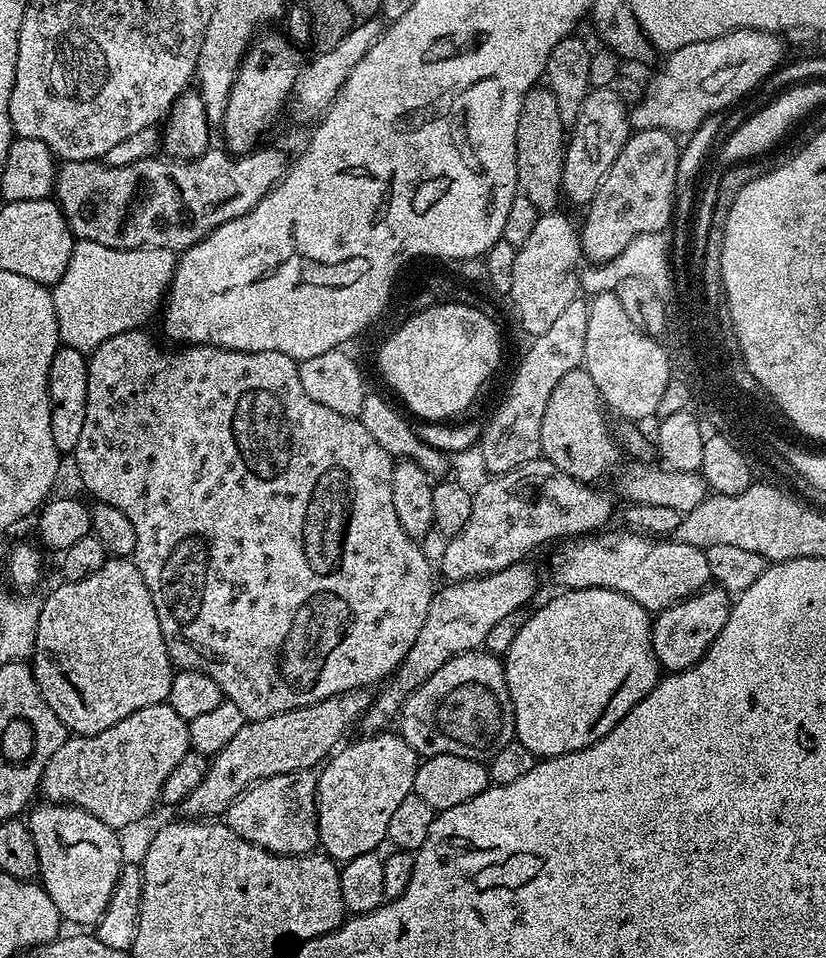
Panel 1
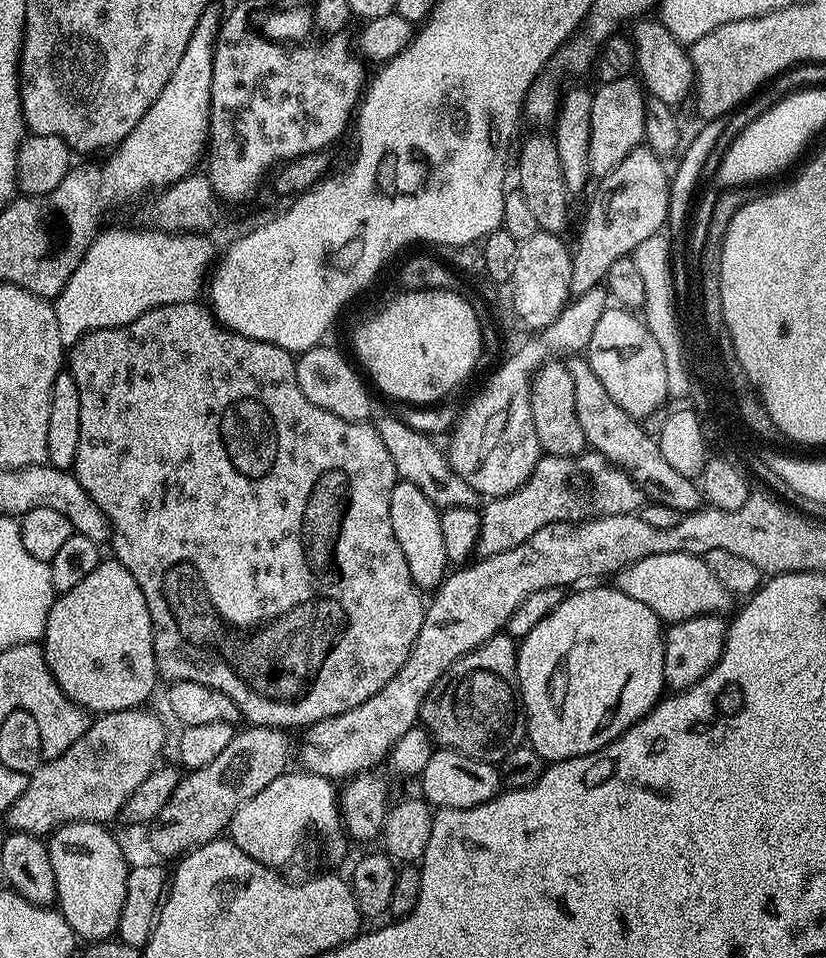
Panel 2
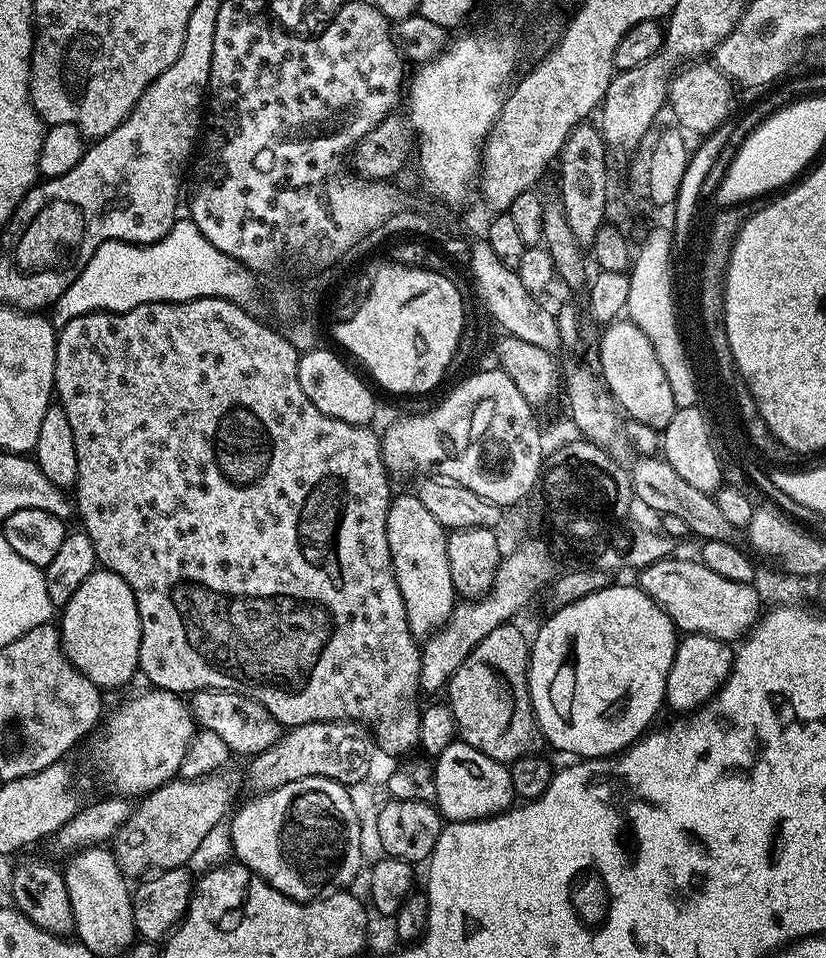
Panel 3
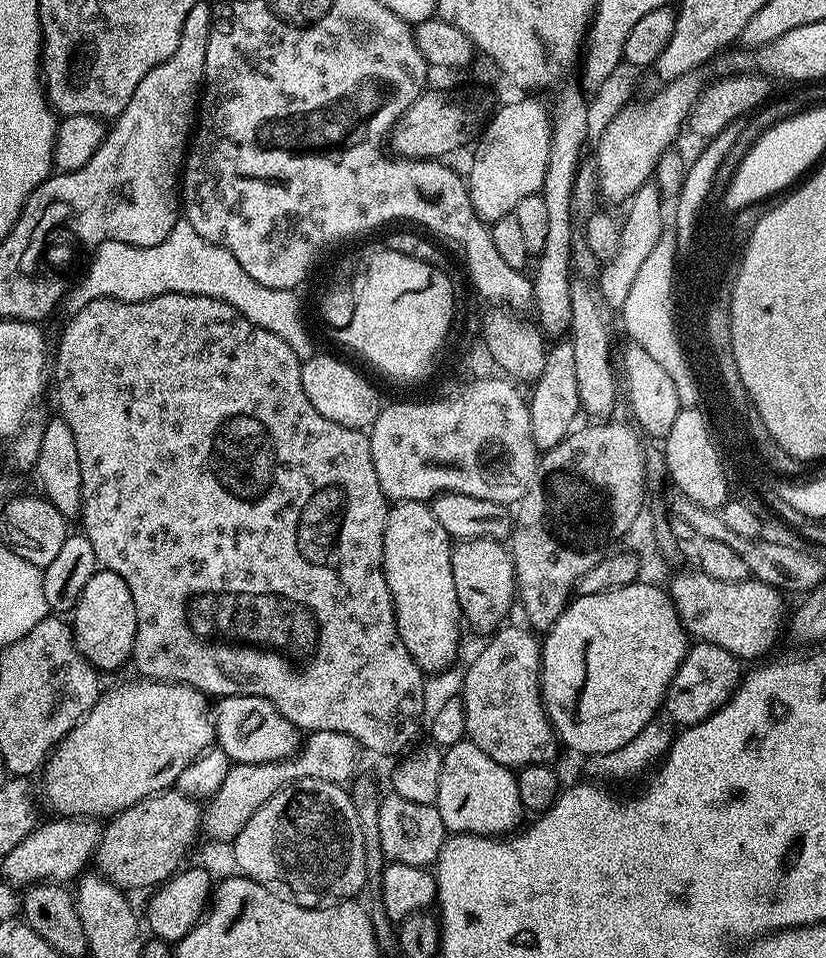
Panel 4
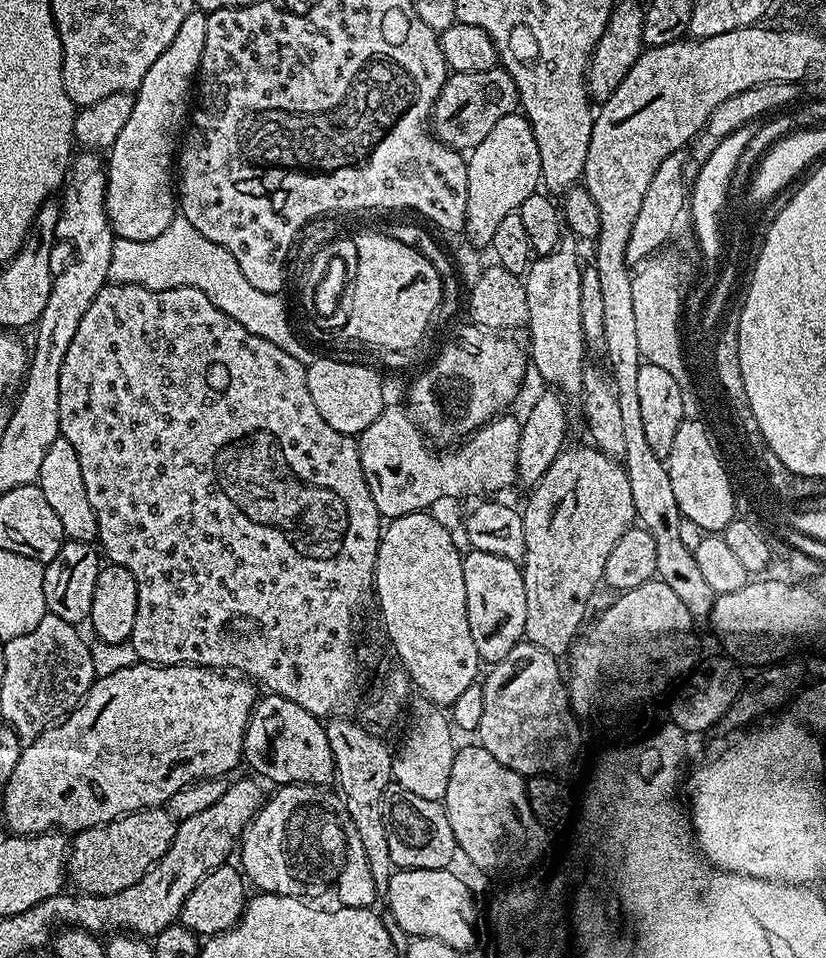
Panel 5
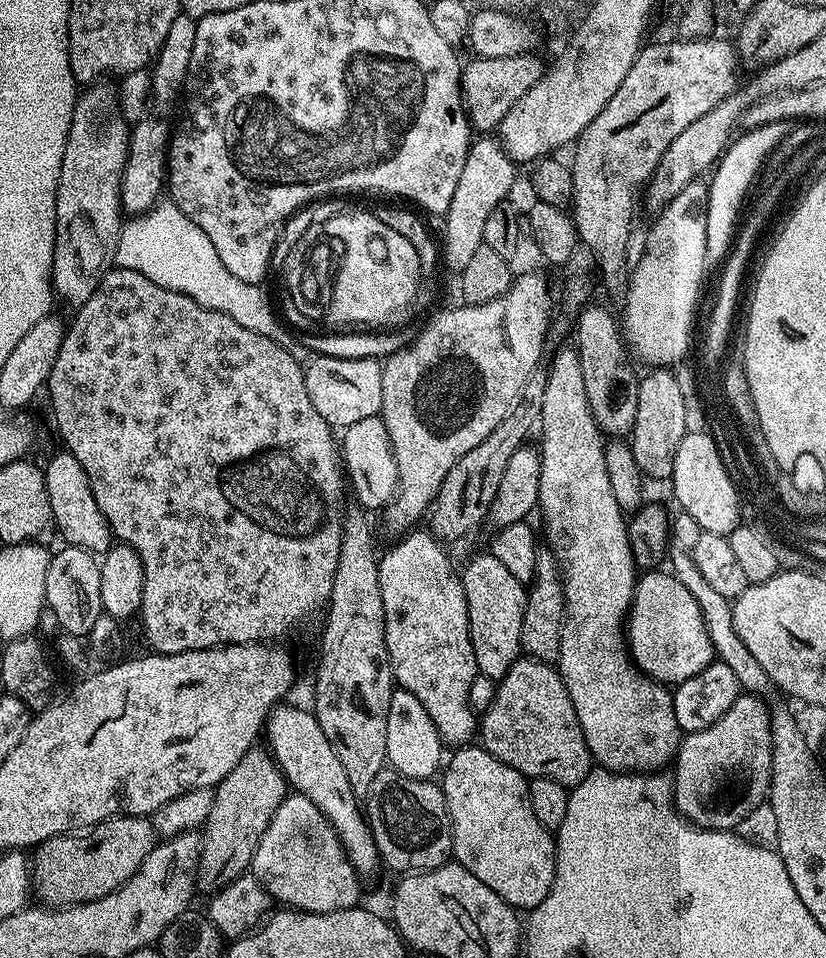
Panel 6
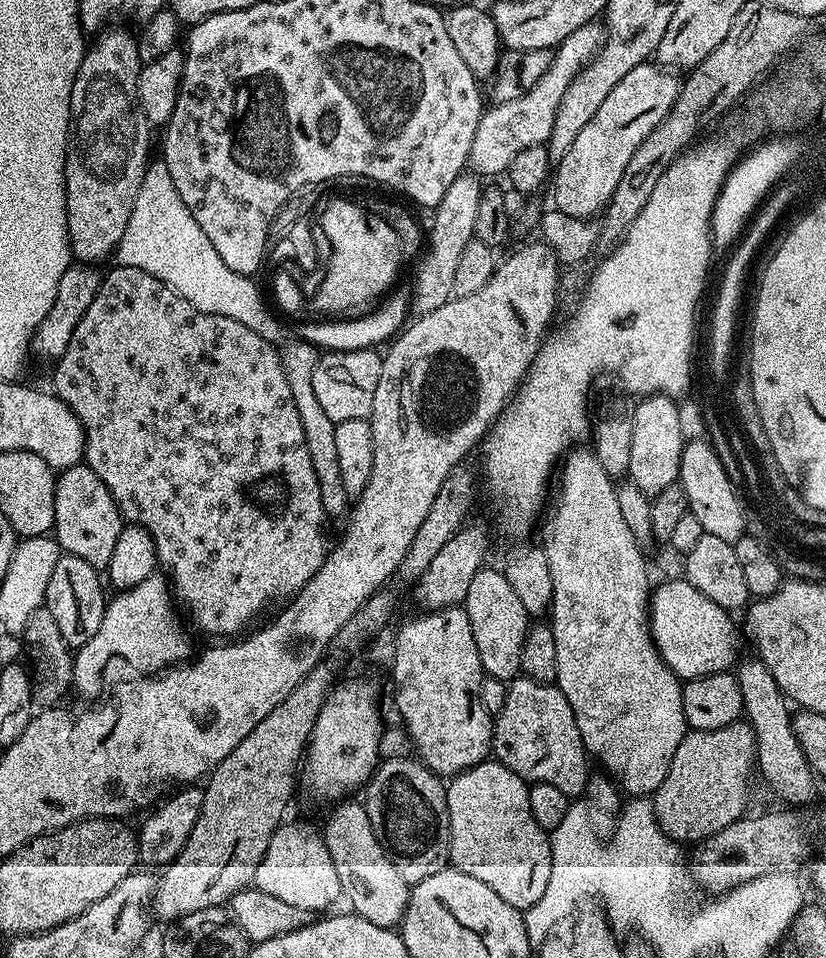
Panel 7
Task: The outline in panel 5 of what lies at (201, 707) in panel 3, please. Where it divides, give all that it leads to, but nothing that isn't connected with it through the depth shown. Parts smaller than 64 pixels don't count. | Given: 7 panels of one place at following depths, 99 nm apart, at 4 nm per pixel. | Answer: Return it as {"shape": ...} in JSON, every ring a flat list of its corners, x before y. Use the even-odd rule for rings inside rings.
{"shape":[[264,694,252,705,248,725,244,727,243,763,253,768,257,777,273,780,273,785,333,783,334,769,327,730,321,717,302,710,298,702,275,694]]}

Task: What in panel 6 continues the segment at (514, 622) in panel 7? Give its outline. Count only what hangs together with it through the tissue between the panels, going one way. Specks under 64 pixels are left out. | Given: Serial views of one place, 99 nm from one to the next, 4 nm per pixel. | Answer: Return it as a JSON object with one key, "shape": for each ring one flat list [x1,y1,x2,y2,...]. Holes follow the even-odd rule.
{"shape":[[490,554,476,556,462,568,462,583,466,594,468,629,479,675,499,682,521,655,522,614,526,610,528,593,525,581,514,578,498,558]]}

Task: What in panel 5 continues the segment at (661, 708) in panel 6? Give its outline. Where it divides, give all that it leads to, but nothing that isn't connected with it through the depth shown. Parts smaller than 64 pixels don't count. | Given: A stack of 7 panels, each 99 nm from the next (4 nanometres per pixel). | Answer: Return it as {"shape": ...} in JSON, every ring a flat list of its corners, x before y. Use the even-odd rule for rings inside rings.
{"shape":[[572,234,561,235,560,243,554,251,545,256,536,256,529,263,526,275,523,277,524,289,526,290,526,306,528,307,528,332,527,343,530,345,530,364,542,379,545,385,559,390,565,397,579,397,582,390,582,374,586,367,584,350,586,343,583,336,581,317,581,281,582,261,576,253,577,237]]}

